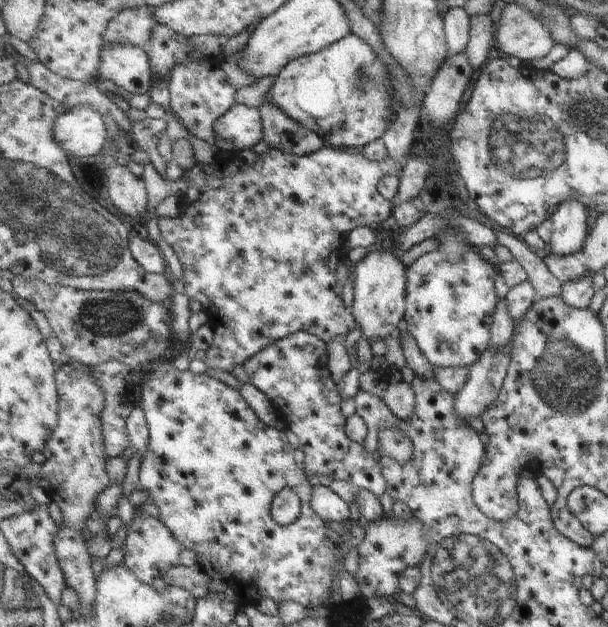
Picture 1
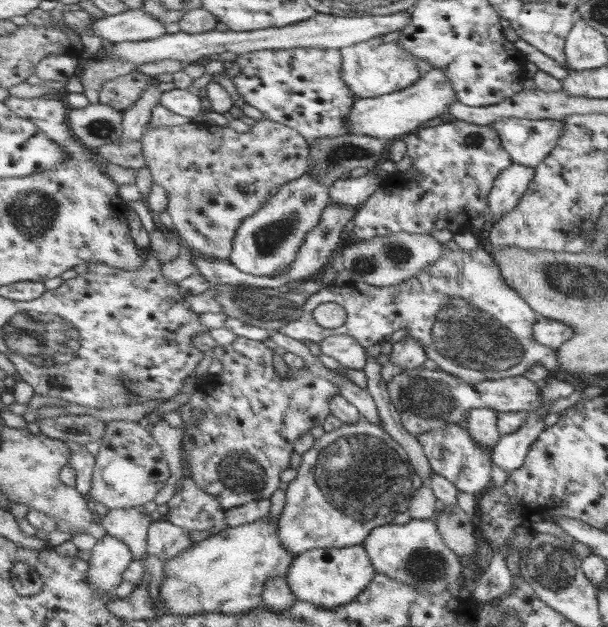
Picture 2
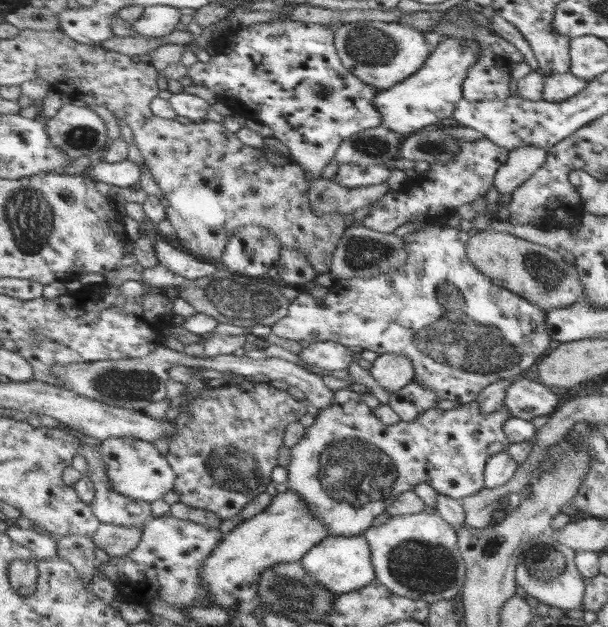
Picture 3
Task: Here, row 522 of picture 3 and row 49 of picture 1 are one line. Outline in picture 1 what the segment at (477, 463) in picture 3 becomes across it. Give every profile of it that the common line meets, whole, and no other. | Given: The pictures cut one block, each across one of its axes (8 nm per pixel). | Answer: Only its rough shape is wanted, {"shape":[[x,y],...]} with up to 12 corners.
{"shape":[[351,33],[292,60],[270,100],[331,146],[397,118],[395,79]]}

